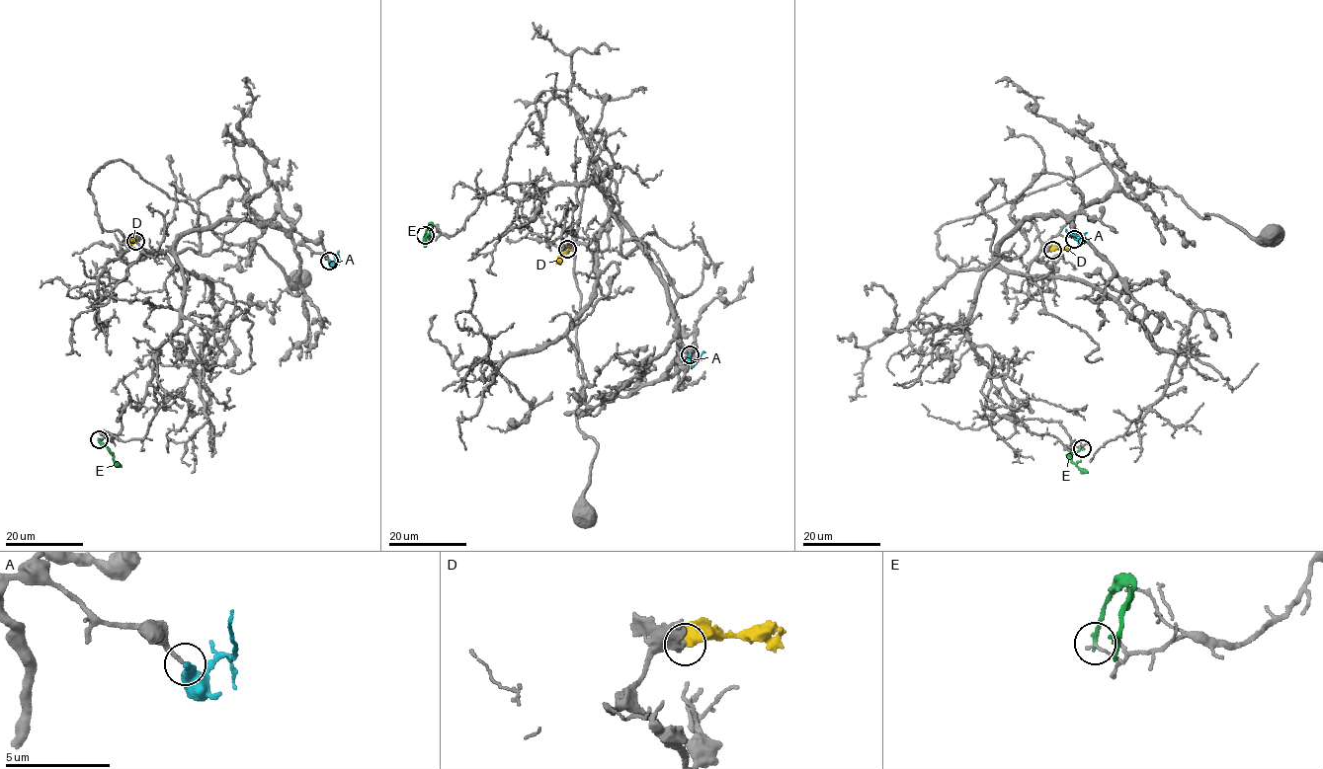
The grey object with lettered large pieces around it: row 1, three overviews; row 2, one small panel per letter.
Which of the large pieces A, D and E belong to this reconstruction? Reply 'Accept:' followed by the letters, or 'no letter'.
Accept: A

